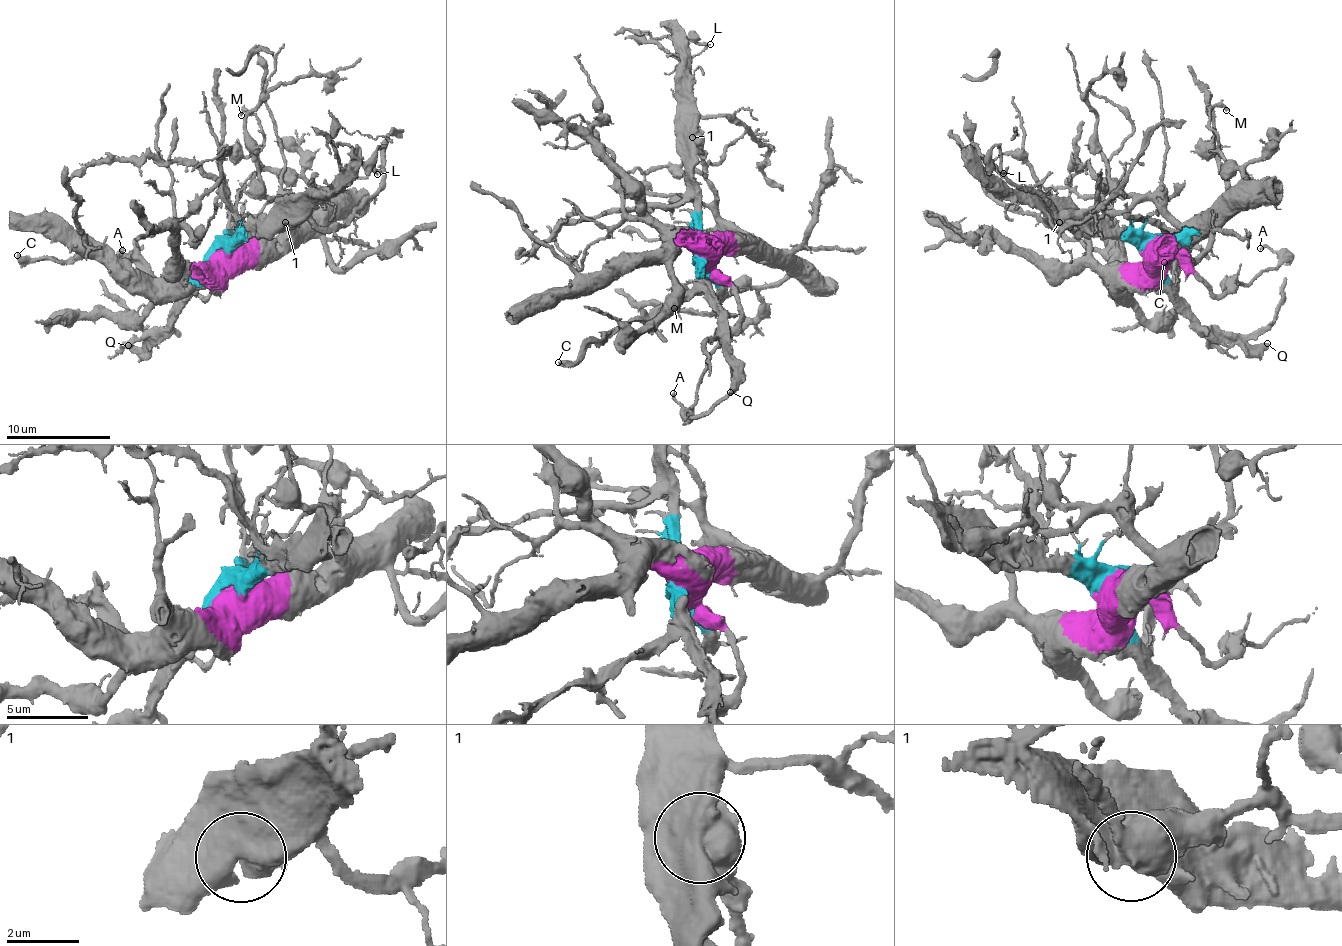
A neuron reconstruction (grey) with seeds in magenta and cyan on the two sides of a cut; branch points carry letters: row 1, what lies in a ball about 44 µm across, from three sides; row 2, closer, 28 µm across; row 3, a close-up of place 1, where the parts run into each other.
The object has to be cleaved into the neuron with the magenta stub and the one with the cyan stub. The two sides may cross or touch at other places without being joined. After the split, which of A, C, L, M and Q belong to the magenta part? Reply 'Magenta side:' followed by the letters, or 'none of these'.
Magenta side: A, M

